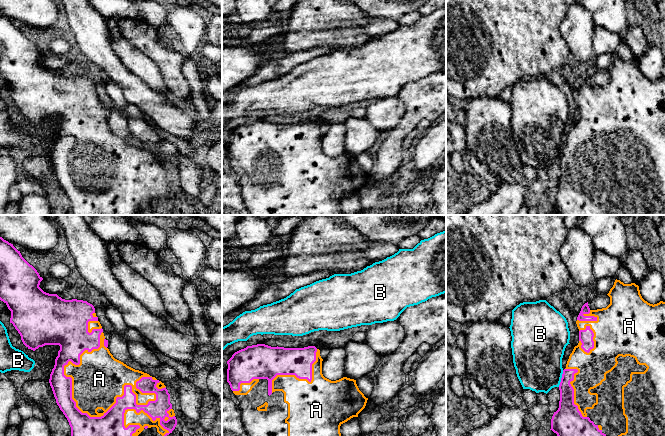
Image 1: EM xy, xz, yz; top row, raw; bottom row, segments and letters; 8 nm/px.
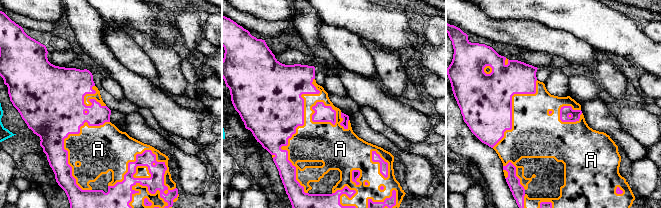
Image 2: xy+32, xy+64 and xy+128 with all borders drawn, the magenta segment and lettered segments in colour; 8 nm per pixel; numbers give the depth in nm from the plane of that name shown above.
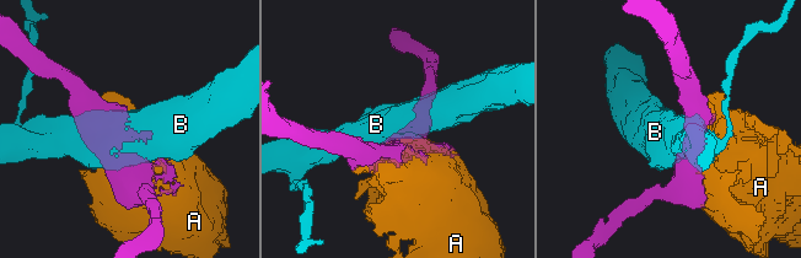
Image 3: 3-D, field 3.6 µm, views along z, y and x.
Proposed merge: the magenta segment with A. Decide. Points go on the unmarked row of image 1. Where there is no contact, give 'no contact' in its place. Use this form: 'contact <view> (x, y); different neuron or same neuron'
contact xy (75, 182); same neuron

